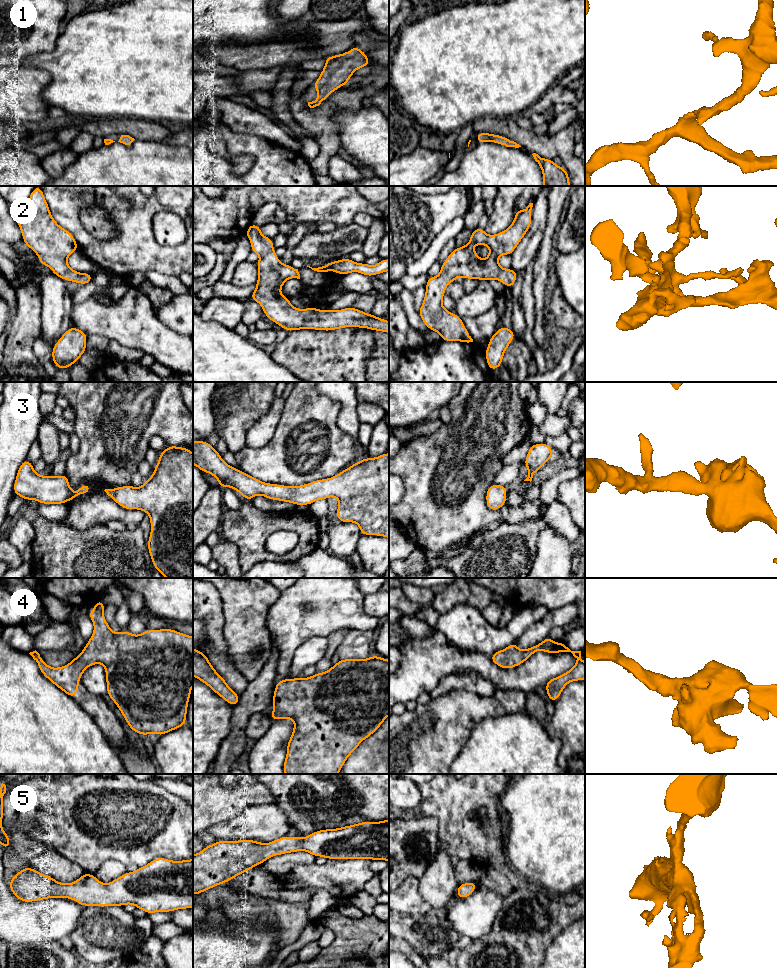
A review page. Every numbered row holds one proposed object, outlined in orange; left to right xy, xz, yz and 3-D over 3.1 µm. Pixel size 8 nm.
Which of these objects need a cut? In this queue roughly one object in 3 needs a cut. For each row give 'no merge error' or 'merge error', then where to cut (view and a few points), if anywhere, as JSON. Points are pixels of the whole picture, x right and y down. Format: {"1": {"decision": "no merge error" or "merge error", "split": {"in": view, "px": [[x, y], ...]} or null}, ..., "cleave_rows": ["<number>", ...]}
{"1": {"decision": "no merge error", "split": null}, "2": {"decision": "no merge error", "split": null}, "3": {"decision": "no merge error", "split": null}, "4": {"decision": "no merge error", "split": null}, "5": {"decision": "no merge error", "split": null}, "cleave_rows": []}

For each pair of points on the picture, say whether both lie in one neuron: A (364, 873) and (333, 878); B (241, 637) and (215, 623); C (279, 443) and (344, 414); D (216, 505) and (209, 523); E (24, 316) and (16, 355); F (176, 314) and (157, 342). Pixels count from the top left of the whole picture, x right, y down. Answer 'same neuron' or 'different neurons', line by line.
A: same neuron
B: different neurons
C: different neurons
D: same neuron
E: same neuron
F: different neurons

